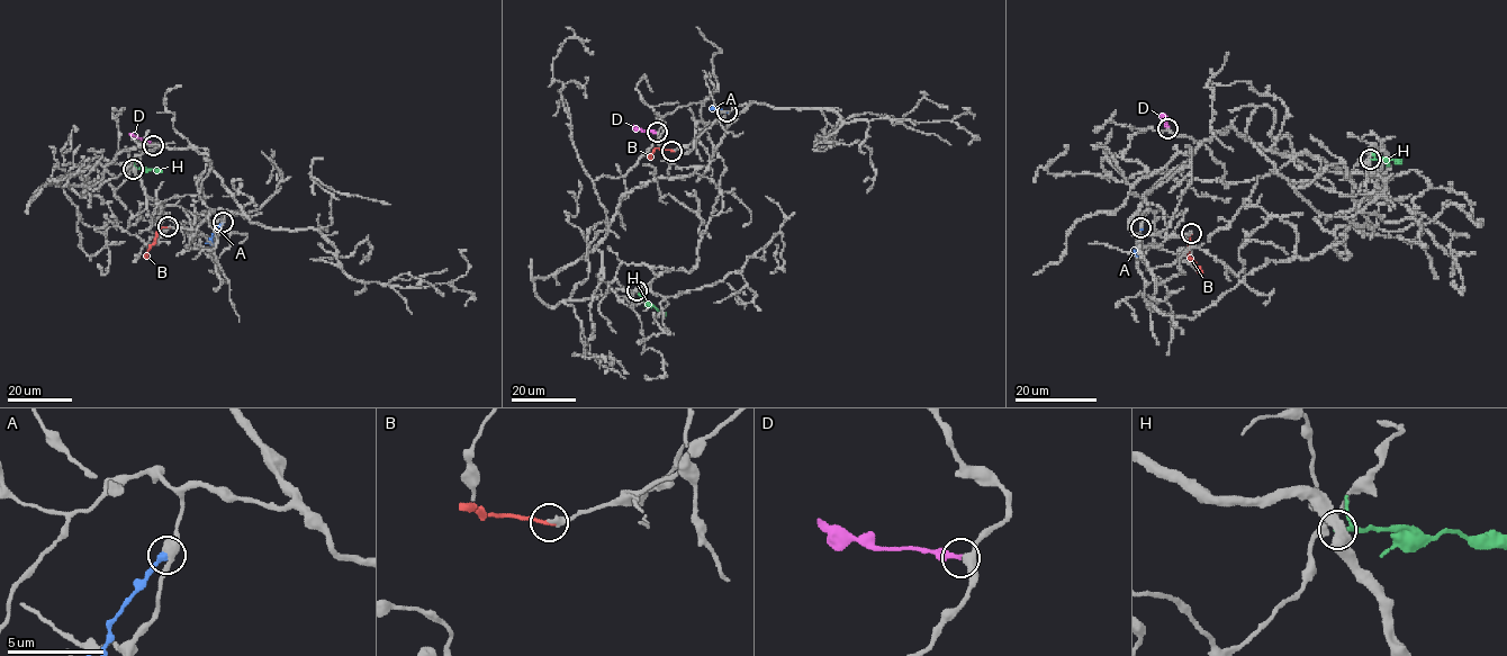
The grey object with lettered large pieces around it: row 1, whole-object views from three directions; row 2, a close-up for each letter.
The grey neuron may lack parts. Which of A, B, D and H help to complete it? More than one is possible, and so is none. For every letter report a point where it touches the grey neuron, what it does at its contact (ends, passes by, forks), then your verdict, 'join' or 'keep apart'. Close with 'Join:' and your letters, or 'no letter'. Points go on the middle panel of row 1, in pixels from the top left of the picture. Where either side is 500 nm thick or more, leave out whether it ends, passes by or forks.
A: meets grey at (727, 111); it ends there; keep apart
B: meets grey at (671, 151); it ends there; join
D: meets grey at (657, 132); it ends there; join
H: meets grey at (637, 290); it ends there; keep apart
Join: B, D

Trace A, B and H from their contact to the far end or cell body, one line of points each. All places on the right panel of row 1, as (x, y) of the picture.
A: (1140, 227), (1138, 253)
B: (1191, 233), (1188, 255), (1202, 272)
H: (1370, 159), (1400, 163)

